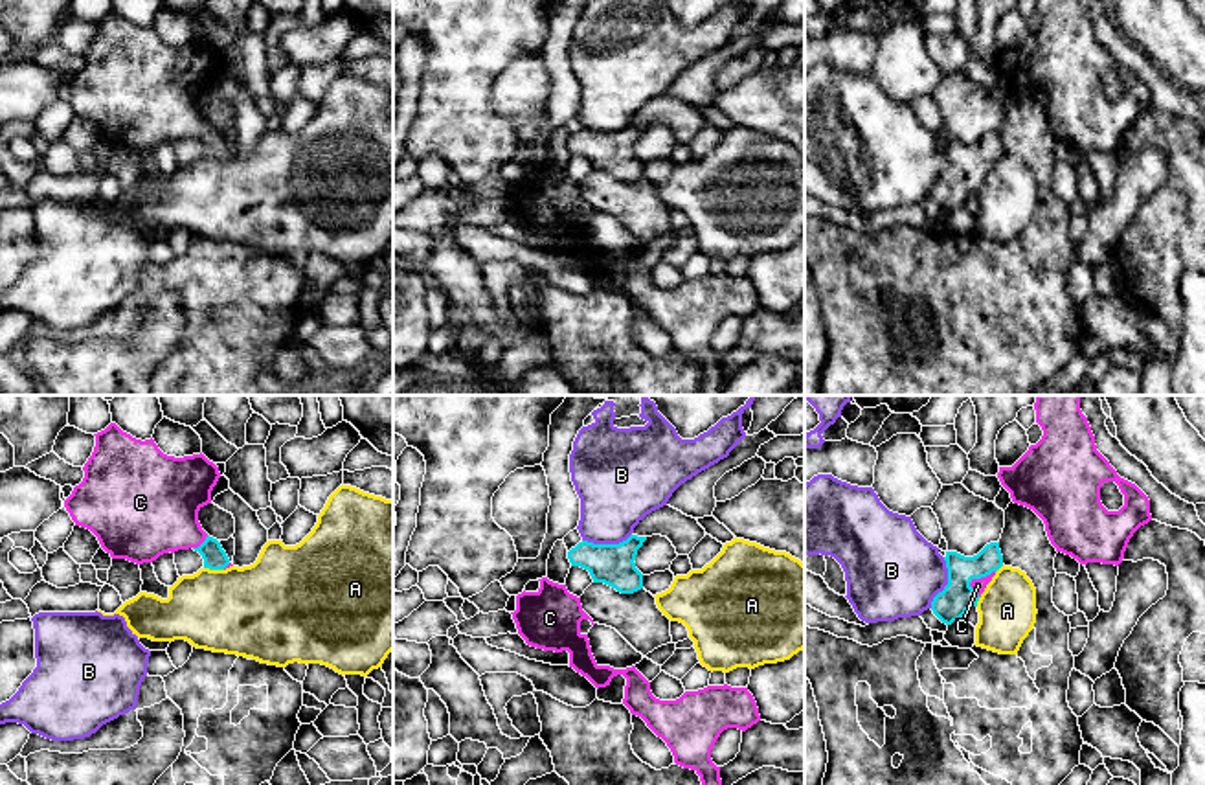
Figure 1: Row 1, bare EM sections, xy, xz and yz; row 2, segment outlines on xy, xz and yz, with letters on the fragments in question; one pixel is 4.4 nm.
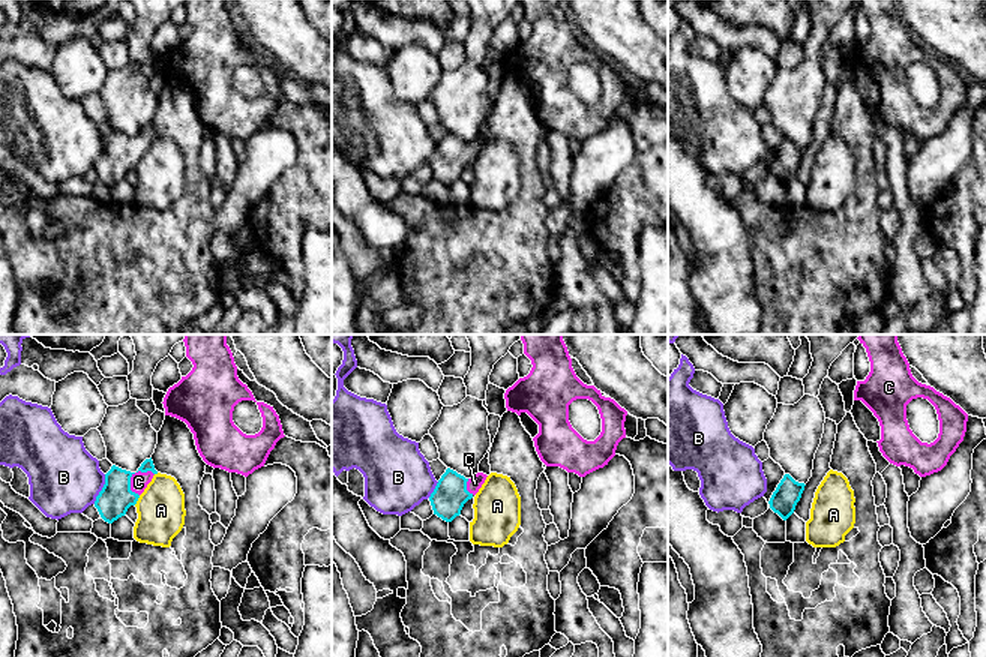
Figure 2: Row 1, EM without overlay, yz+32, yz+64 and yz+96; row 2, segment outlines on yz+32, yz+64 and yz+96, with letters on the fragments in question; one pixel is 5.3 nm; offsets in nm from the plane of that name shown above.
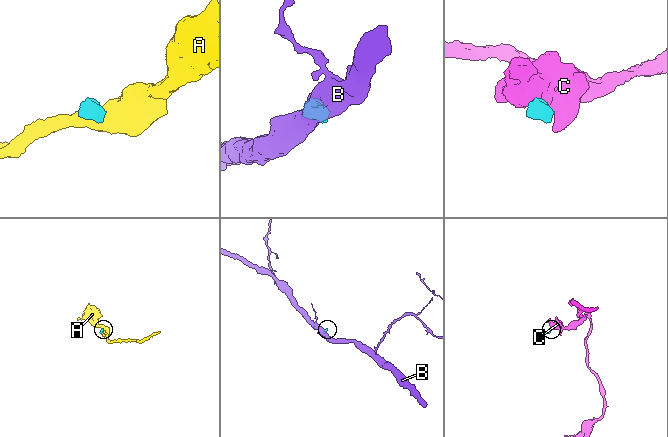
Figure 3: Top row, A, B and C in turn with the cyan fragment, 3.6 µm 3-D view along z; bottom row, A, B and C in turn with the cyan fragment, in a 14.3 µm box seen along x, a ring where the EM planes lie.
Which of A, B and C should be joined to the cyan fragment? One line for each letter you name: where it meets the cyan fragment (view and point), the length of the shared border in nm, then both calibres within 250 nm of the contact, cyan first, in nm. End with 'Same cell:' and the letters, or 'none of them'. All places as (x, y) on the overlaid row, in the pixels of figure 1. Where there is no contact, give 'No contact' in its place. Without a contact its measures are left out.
C: Touches cyan at yz (976, 578). Shared border 140 nm. Thickness 140 nm (cyan) against 60 nm
Same cell: C

